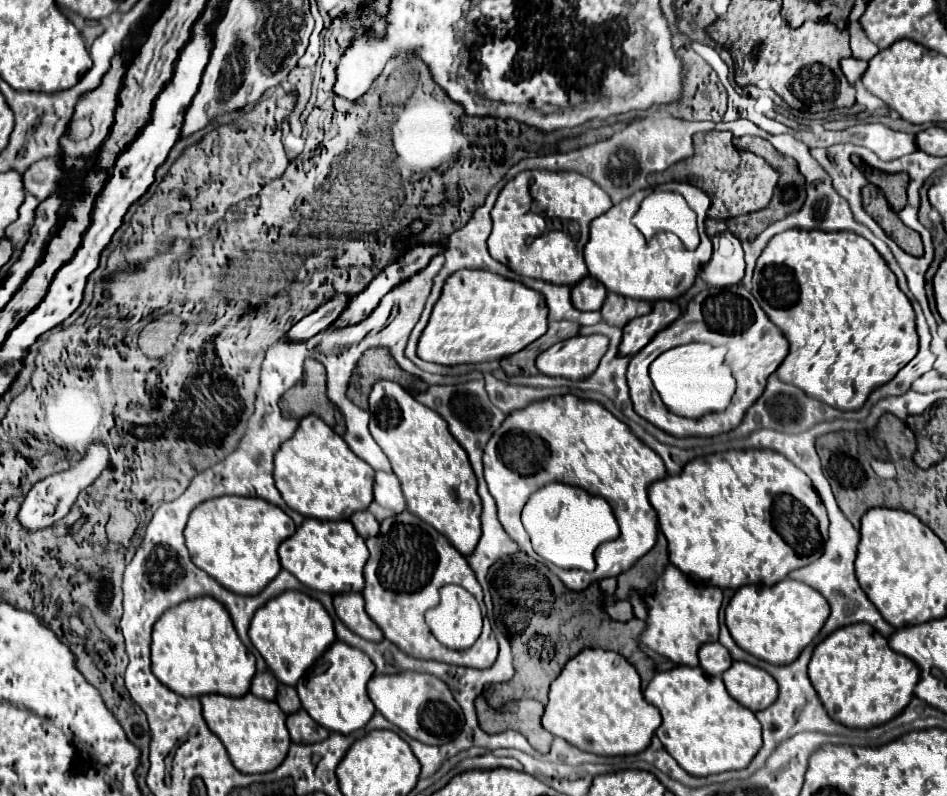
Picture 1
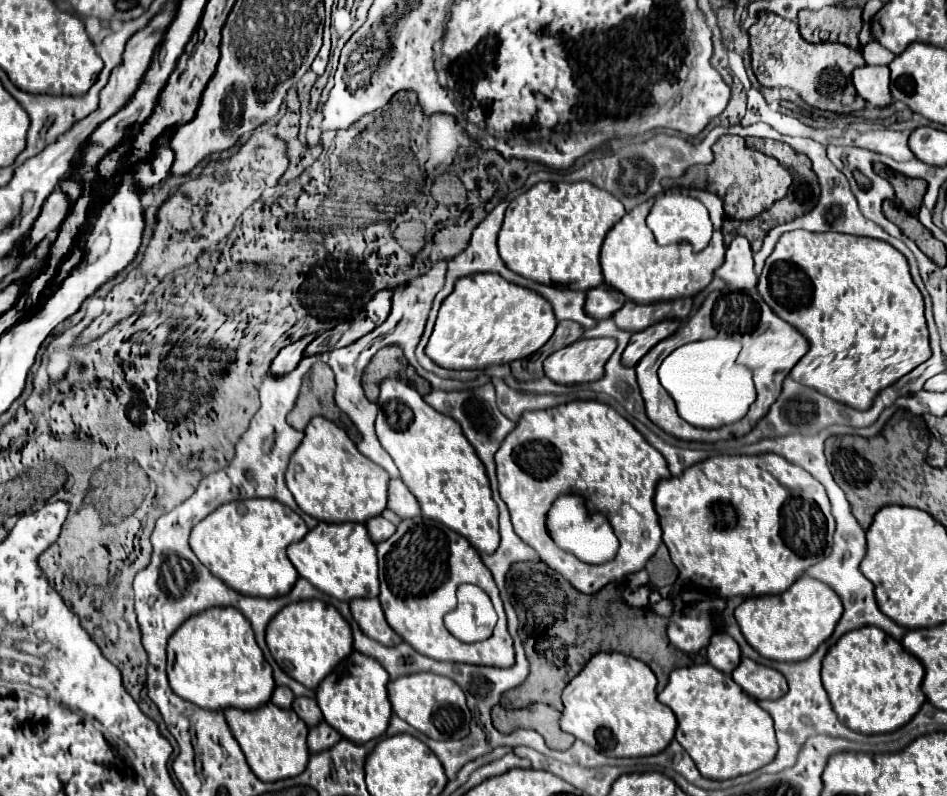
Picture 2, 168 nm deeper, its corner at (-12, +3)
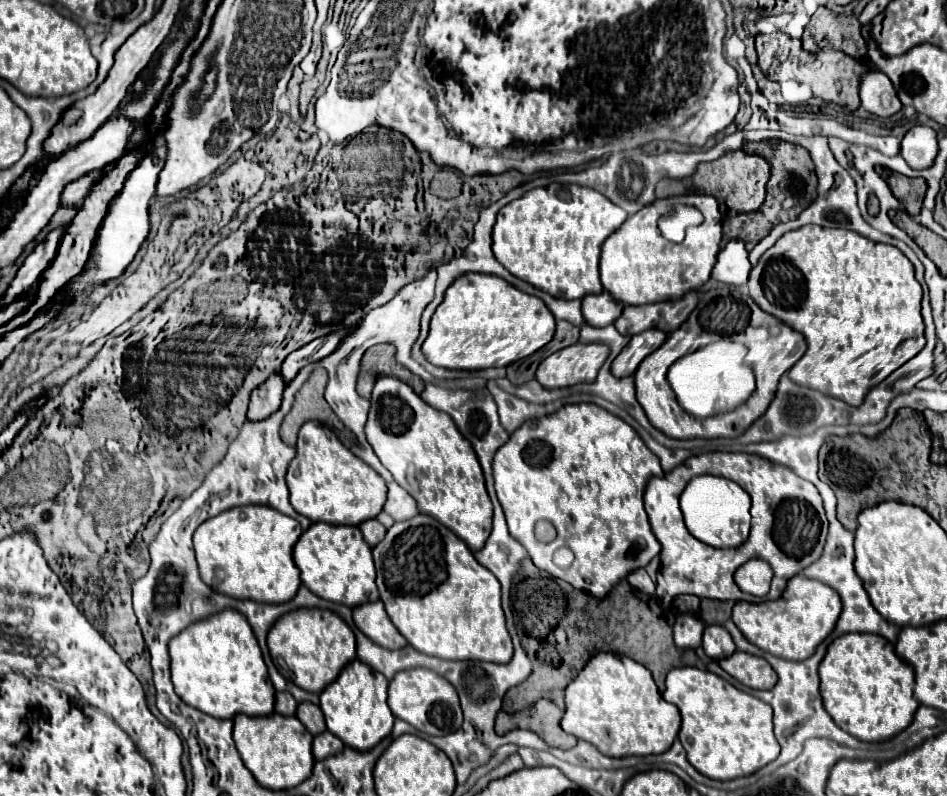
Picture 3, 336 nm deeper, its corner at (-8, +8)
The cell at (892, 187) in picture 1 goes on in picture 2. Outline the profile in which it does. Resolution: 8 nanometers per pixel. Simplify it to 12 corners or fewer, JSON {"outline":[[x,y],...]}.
{"outline":[[899,173],[891,179],[897,201],[917,215],[927,183]]}

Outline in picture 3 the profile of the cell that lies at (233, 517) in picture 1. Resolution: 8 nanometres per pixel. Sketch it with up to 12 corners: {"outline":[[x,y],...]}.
{"outline":[[235,506],[193,536],[213,590],[295,596],[297,520]]}

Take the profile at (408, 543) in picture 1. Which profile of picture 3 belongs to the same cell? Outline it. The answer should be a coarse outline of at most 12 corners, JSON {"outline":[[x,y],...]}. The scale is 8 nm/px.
{"outline":[[425,514],[373,548],[387,616],[445,660],[513,658],[499,582]]}

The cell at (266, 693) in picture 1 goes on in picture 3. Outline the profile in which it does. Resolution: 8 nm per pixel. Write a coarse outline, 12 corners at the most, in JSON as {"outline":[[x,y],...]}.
{"outline":[[289,692],[275,694],[275,710],[291,716],[297,700]]}

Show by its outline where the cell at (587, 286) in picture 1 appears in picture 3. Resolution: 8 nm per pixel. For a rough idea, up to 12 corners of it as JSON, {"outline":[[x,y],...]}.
{"outline":[[609,292],[587,294],[583,316],[591,326],[607,326],[623,312]]}

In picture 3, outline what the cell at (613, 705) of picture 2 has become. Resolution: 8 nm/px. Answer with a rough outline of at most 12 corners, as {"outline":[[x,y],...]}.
{"outline":[[593,656],[561,728],[615,758],[661,754],[681,726],[651,672]]}

